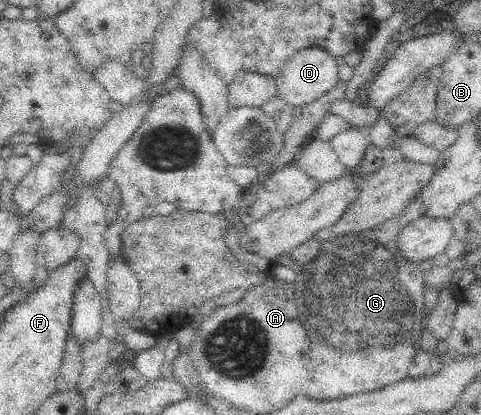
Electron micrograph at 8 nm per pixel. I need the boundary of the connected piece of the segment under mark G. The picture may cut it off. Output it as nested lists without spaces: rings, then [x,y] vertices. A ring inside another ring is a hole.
[[[418,191],[405,203],[401,214],[371,231],[324,240],[316,257],[297,268],[294,296],[300,324],[308,335],[308,349],[302,353],[308,379],[294,397],[344,399],[409,377],[410,365],[420,350],[418,339],[428,319],[424,311],[426,285],[419,265],[402,256],[398,237],[412,221],[426,216],[426,211]]]

